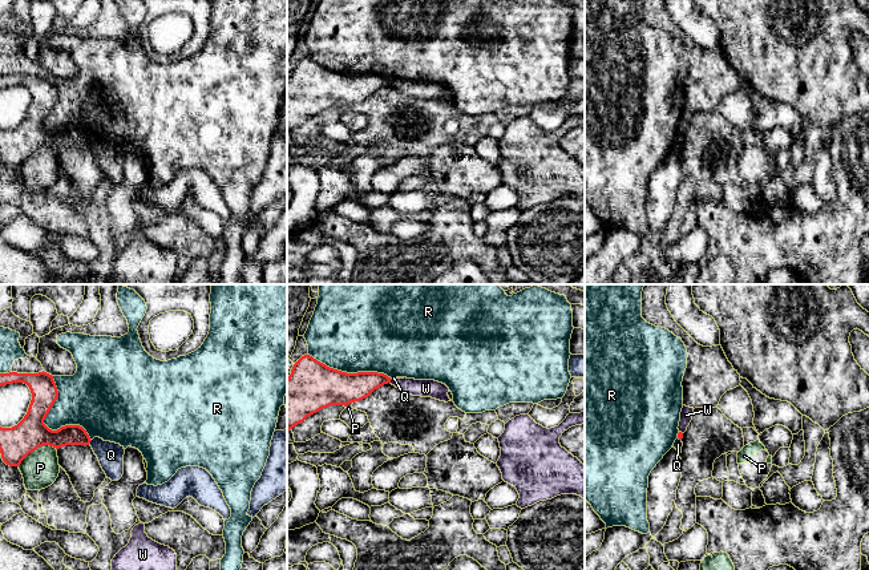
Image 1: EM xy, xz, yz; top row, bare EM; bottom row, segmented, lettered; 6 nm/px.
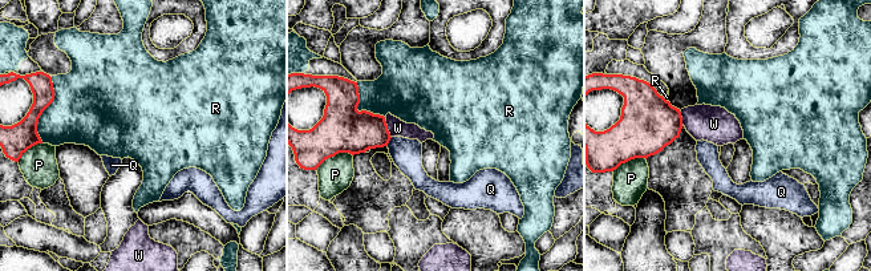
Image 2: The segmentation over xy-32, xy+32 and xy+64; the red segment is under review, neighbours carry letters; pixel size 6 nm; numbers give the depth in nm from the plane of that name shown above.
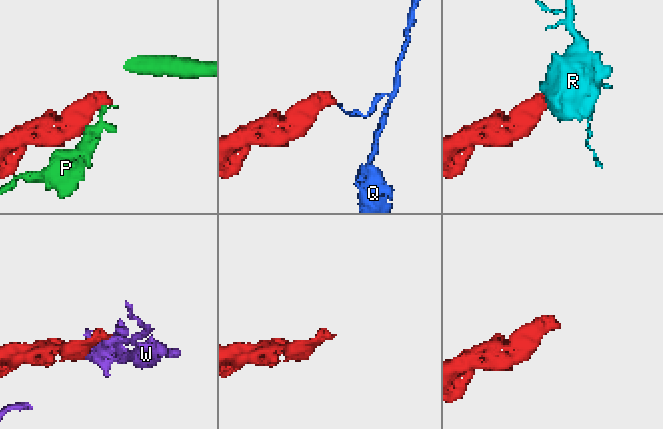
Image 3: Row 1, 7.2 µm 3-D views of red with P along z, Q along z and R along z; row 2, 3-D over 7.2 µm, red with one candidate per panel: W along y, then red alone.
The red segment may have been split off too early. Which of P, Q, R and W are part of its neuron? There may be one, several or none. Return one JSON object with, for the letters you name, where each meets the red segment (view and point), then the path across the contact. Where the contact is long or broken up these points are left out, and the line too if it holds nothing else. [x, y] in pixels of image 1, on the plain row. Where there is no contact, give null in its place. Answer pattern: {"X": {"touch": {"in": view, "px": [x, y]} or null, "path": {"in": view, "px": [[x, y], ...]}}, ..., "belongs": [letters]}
{"belongs": []}

